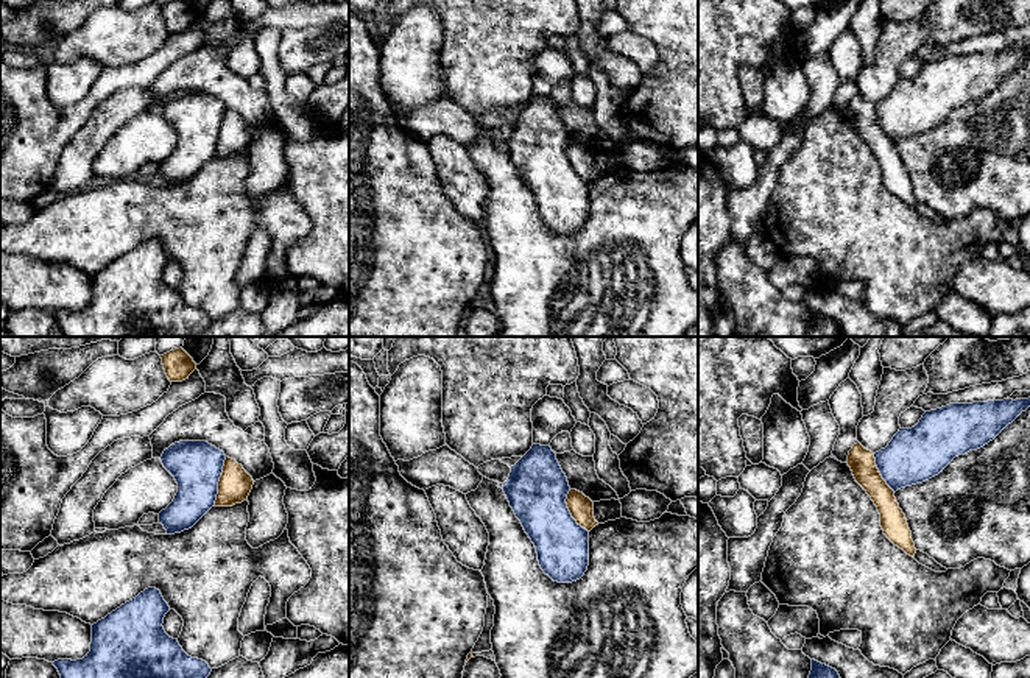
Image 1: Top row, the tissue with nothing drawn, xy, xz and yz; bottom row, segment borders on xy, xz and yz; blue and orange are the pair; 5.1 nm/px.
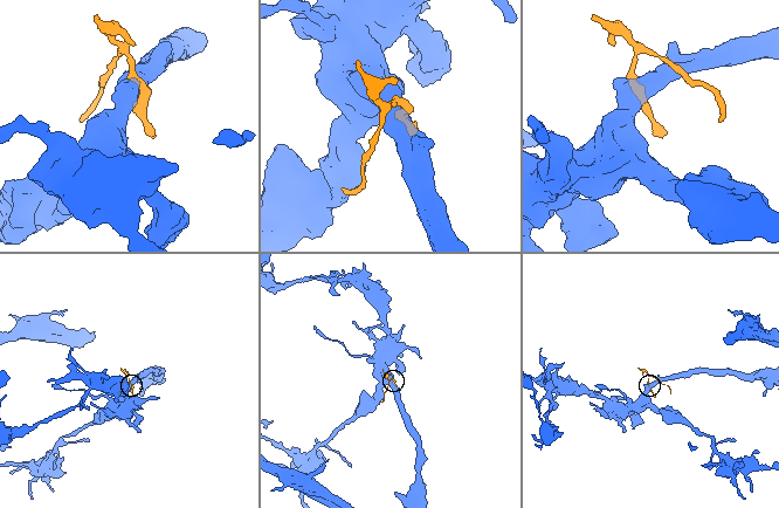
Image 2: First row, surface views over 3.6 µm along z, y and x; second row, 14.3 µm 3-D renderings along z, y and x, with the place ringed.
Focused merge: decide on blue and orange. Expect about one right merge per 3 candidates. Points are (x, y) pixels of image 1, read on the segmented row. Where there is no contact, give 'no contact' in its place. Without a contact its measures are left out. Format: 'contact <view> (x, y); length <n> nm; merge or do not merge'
contact xy (218, 480); length 260 nm; do not merge

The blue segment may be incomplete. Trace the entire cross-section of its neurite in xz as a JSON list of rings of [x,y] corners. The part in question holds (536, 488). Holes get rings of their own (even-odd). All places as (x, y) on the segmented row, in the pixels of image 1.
[[[533,444],[514,464],[503,493],[520,521],[525,533],[536,547],[538,561],[545,575],[558,583],[580,580],[589,566],[589,531],[572,517],[566,499],[570,491],[556,454],[550,446]]]

